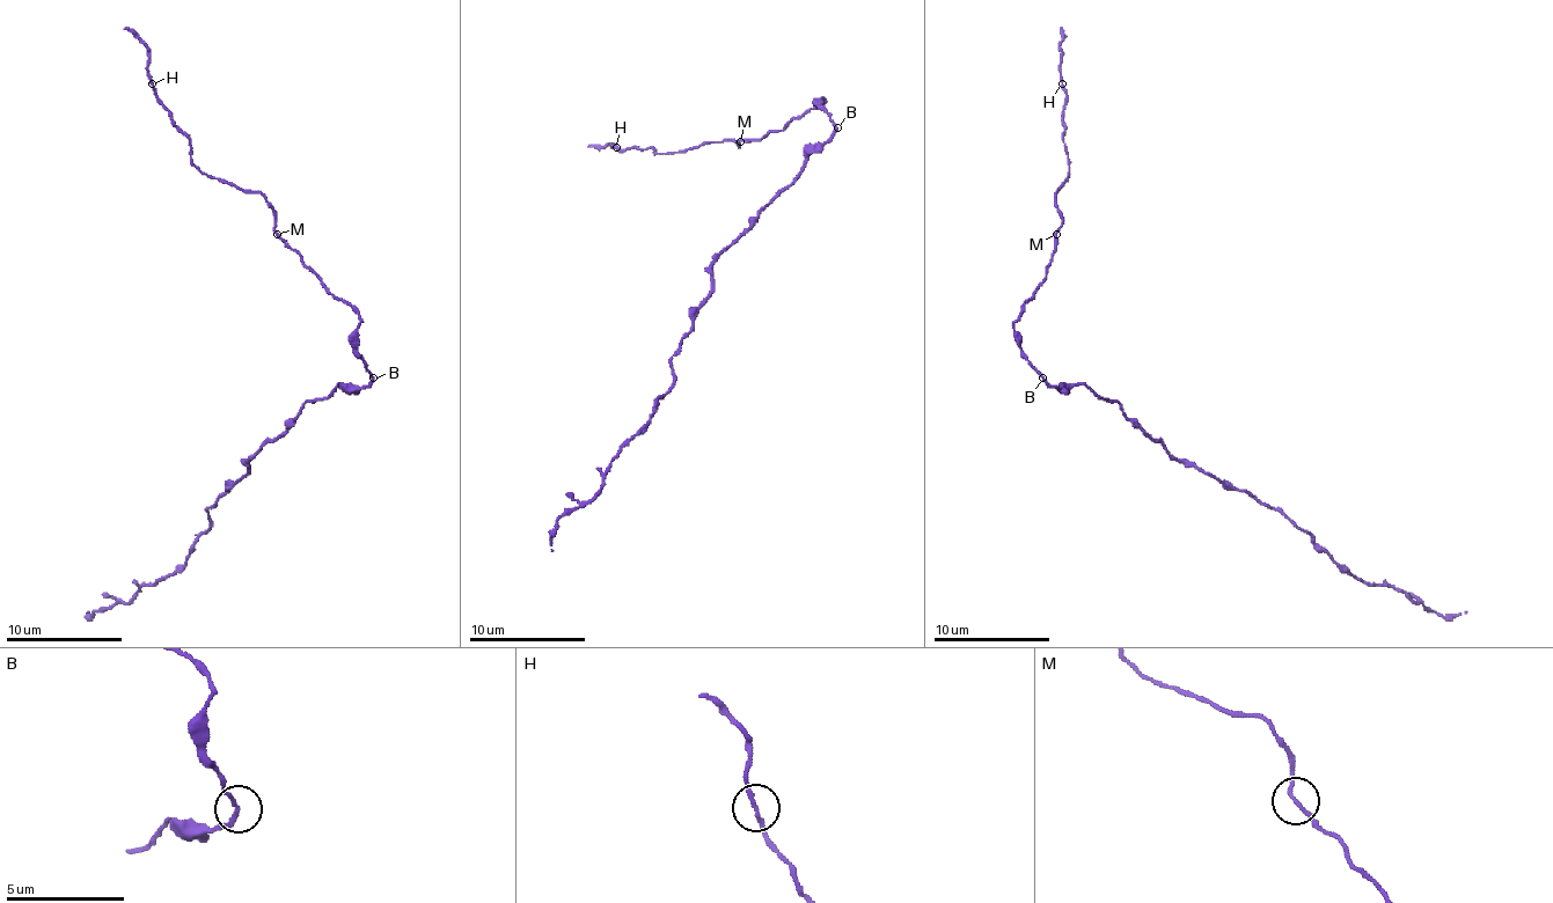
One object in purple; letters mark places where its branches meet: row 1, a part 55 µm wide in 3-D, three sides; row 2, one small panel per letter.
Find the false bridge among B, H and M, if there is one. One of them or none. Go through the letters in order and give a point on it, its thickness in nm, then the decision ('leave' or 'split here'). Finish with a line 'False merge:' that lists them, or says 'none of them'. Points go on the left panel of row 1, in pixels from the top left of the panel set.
B: at (373, 377); 160 nm thick; leave
H: at (152, 83); 160 nm thick; leave
M: at (277, 234); 160 nm thick; leave
False merge: none of them

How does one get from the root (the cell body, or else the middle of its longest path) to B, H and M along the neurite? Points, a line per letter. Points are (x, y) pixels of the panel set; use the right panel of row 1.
B: (1083, 384), (1054, 388), (1042, 379)
H: (1083, 384), (1054, 388), (1013, 330), (1045, 277), (1062, 222), (1062, 83)
M: (1083, 384), (1054, 388), (1031, 365), (1013, 330), (1022, 309), (1045, 277), (1056, 234)

